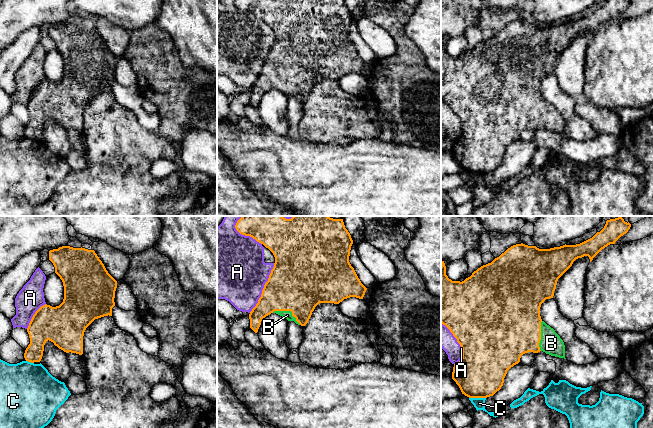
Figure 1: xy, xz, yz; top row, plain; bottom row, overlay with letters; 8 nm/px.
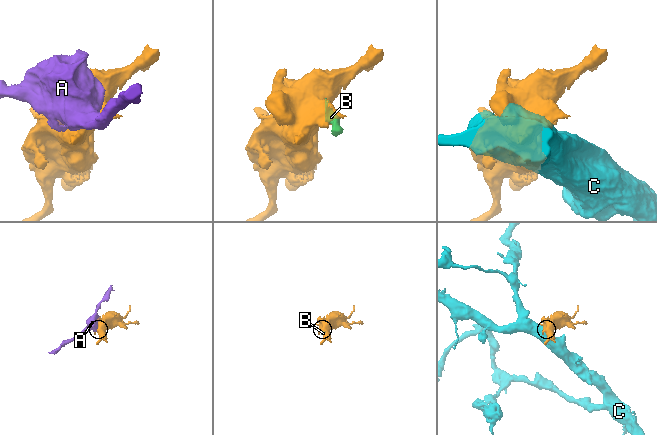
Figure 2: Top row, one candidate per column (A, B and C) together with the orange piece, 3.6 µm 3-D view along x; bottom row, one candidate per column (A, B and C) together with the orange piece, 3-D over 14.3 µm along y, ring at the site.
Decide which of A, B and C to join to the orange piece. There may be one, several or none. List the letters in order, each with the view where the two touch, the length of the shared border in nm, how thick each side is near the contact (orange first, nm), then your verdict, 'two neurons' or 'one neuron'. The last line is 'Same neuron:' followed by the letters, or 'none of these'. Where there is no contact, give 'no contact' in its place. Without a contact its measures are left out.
A: contact in xz; length 440 nm; calibres 420 and 460 nm; two neurons
B: contact in xz; length 260 nm; calibres 480 and 70 nm; one neuron
C: contact in yz; length 140 nm; calibres 400 and 100 nm; two neurons
Same neuron: B

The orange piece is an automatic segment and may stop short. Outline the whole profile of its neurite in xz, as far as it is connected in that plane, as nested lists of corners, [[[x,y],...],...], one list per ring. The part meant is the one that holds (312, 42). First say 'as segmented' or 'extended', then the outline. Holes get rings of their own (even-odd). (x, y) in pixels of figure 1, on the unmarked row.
extended | [[[236,0],[235,4],[240,10],[250,12],[263,20],[275,33],[274,43],[261,73],[249,90],[250,104],[255,109],[258,108],[262,95],[271,89],[305,102],[319,79],[339,80],[350,73],[363,75],[367,64],[349,38],[353,16],[344,0]]]

